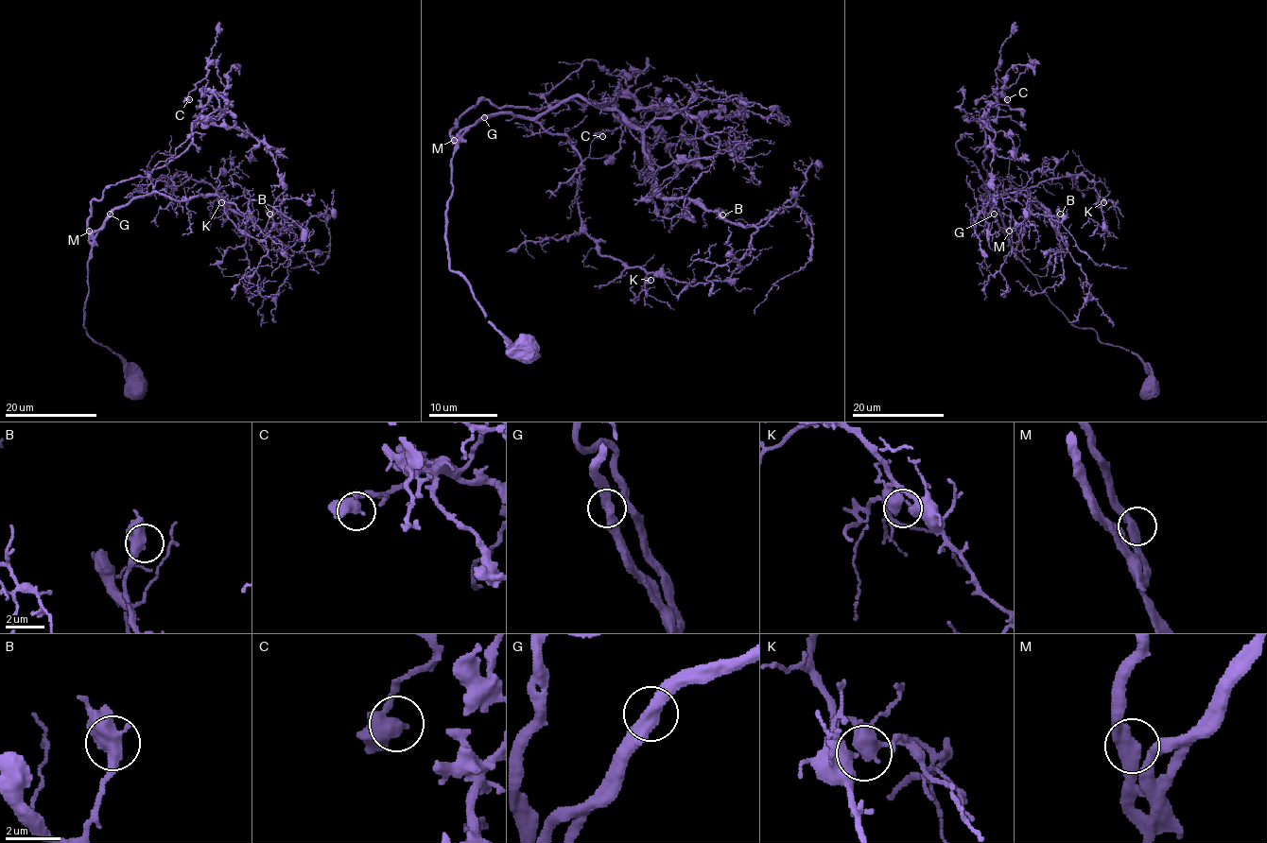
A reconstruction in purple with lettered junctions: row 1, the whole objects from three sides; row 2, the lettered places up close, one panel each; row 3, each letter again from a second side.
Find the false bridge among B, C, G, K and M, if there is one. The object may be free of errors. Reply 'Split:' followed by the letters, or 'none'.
Split: none

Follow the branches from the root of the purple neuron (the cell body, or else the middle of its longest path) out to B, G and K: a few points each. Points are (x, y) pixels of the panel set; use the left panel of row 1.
B: (137, 387), (83, 325), (104, 220), (153, 192), (217, 193), (260, 230), (269, 214)
G: (137, 387), (137, 375), (109, 348), (97, 343), (83, 325), (92, 242), (110, 214)
K: (137, 387), (137, 375), (83, 325), (93, 239), (115, 209), (174, 188), (179, 175), (204, 180), (221, 202)

